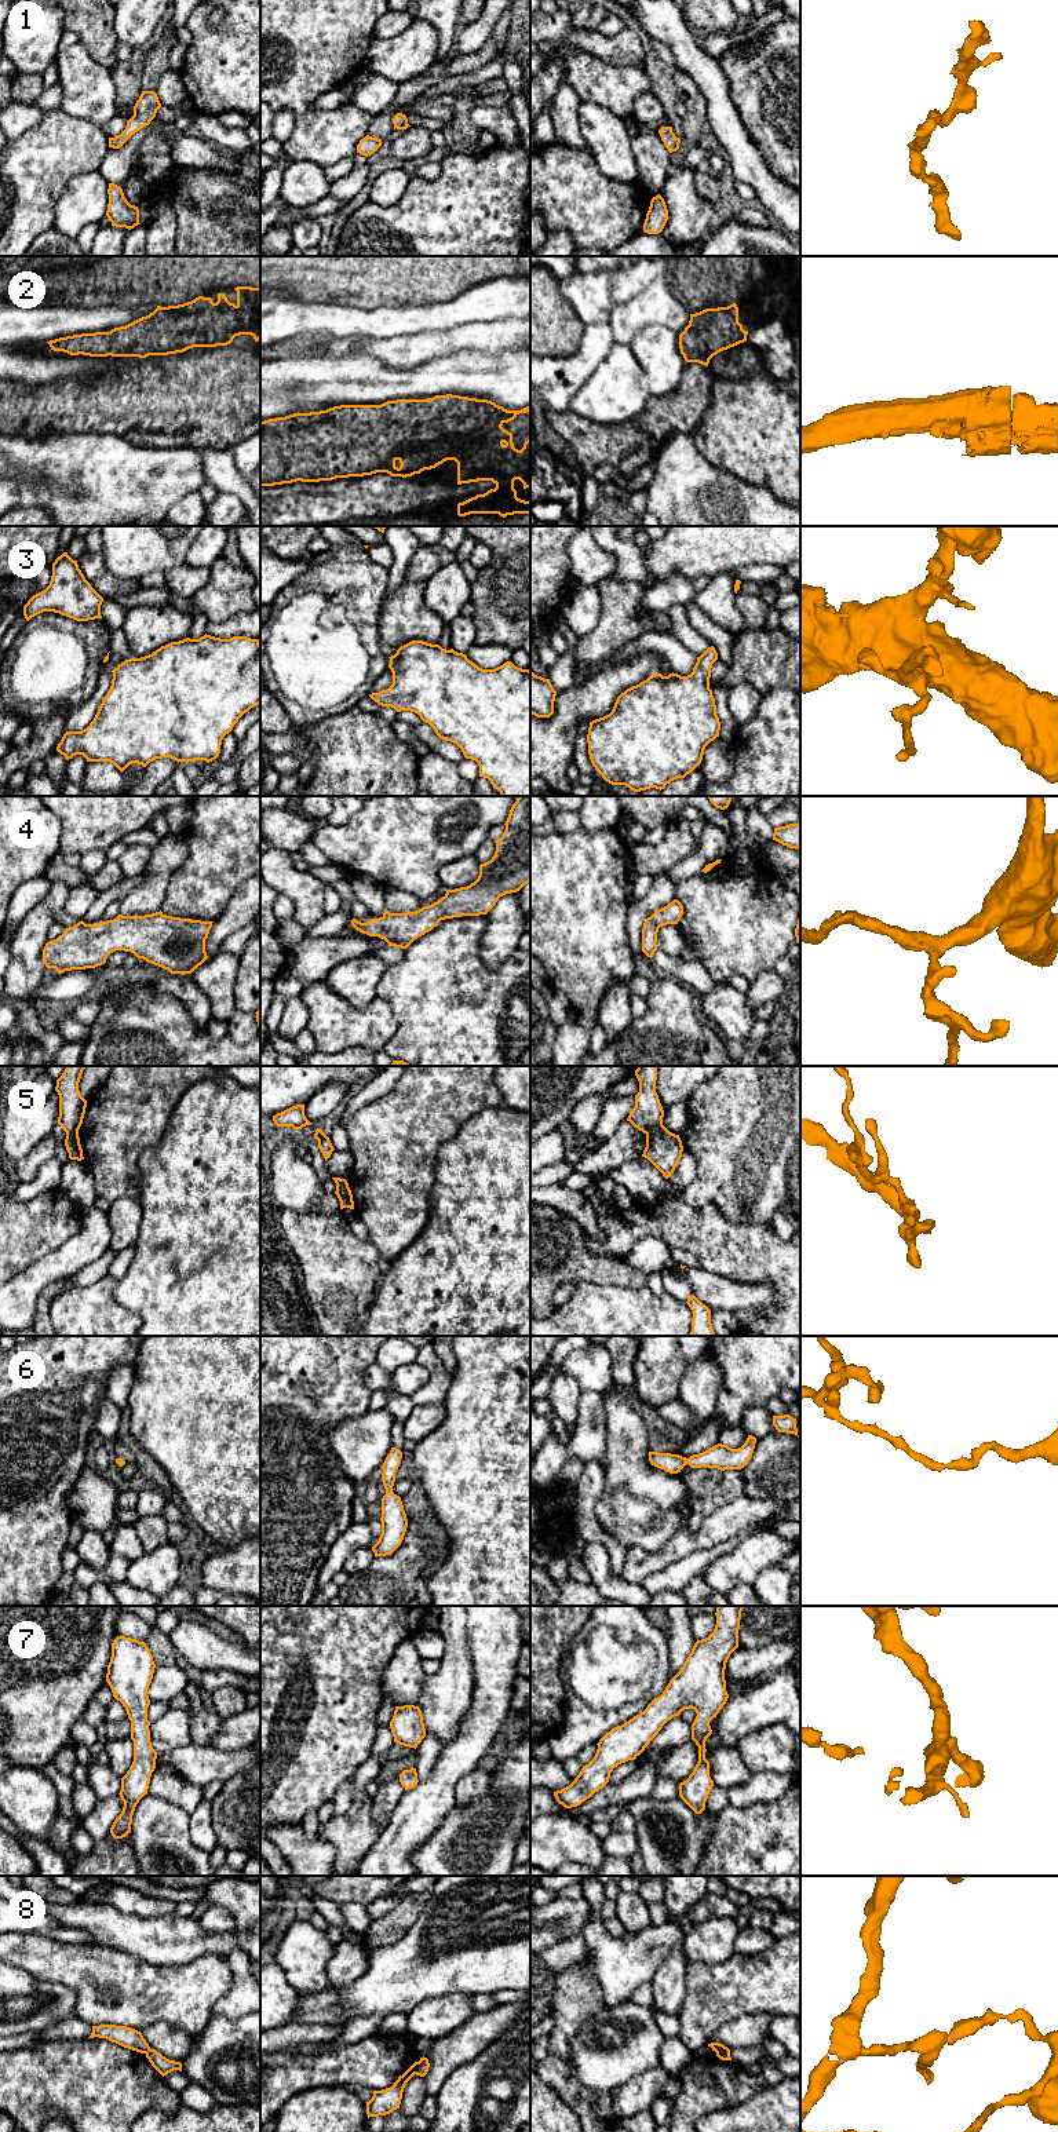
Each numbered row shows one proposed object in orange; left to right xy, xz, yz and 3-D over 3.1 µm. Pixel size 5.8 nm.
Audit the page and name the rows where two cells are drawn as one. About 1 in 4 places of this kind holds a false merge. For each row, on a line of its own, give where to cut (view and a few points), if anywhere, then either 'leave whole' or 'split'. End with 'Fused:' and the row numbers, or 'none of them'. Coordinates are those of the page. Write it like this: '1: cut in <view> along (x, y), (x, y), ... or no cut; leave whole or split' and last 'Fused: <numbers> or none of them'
1: no cut; leave whole
2: no cut; leave whole
3: no cut; leave whole
4: no cut; leave whole
5: cut in yz along (661, 1124), (646, 1134); split
6: no cut; leave whole
7: no cut; leave whole
8: cut in yz along (729, 2050), (717, 2052); split
Fused: 5, 8

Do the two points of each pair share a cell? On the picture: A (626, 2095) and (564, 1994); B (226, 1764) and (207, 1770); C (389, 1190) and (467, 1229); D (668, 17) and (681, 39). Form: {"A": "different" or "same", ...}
{"A": "different", "B": "same", "C": "different", "D": "same"}

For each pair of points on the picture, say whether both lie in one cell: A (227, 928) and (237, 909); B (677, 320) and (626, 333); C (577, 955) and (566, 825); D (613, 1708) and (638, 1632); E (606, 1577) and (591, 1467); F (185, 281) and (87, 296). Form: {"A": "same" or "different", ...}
{"A": "same", "B": "same", "C": "different", "D": "same", "E": "different", "F": "same"}

